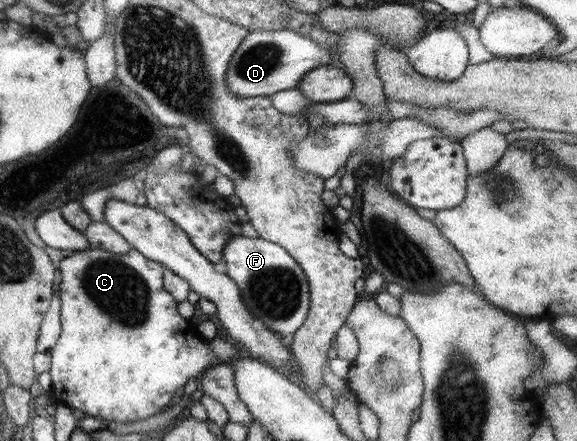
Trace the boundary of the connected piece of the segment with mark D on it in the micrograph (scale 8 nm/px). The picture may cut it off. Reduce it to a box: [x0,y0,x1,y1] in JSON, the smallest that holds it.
[223,30,329,98]

